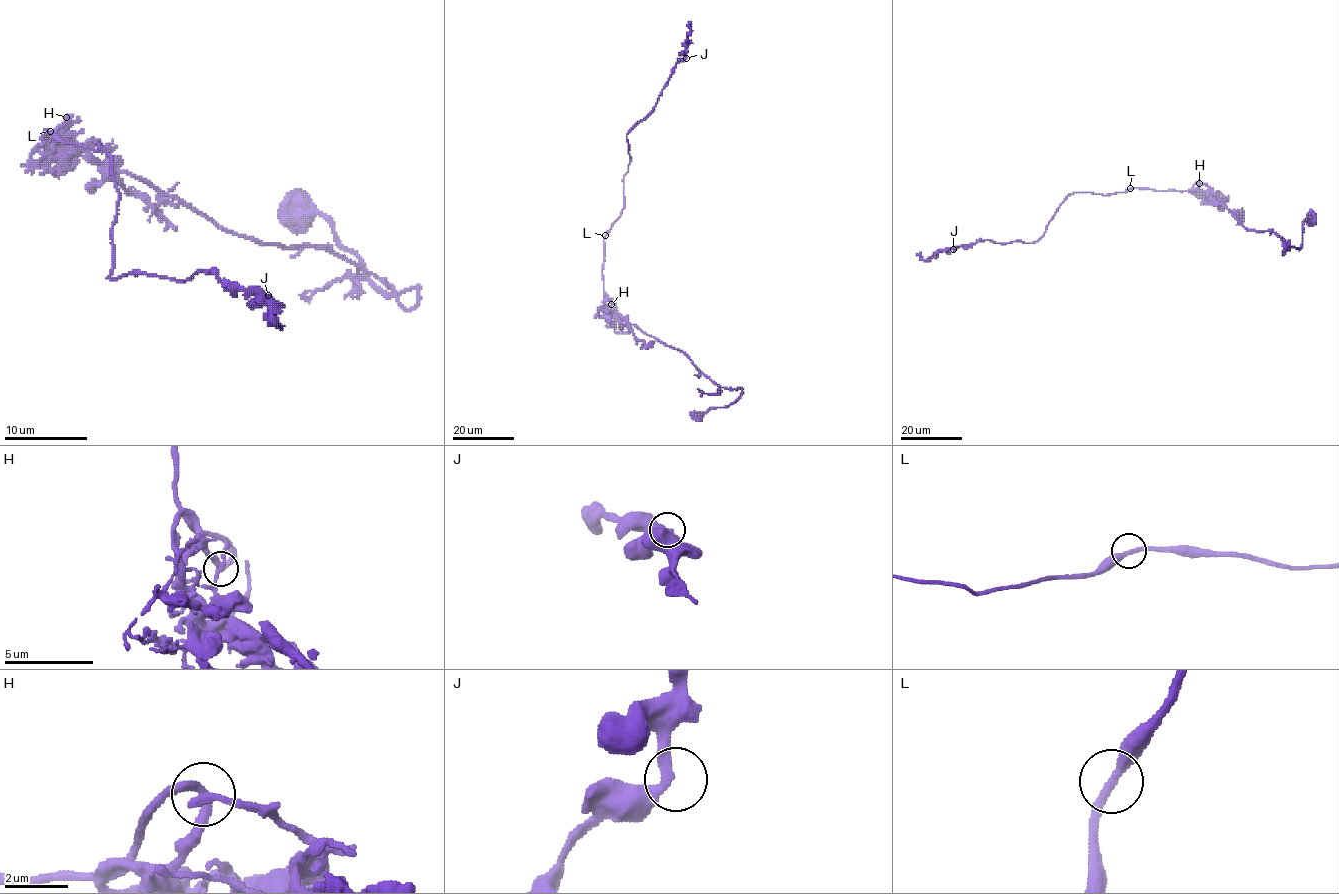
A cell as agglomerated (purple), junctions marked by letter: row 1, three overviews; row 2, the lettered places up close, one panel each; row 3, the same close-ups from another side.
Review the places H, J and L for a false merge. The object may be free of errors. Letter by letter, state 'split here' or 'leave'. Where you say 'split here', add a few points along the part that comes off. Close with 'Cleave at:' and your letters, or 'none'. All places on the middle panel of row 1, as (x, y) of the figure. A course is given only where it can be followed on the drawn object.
H: leave
J: leave
L: leave
Cleave at: none

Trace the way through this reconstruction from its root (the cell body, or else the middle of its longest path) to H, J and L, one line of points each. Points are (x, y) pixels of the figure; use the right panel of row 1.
H: (1311, 219), (1303, 223), (1302, 245), (1282, 254), (1276, 234), (1247, 229), (1207, 192), (1197, 192), (1199, 182)
J: (1311, 219), (1302, 245), (1282, 254), (1276, 234), (1247, 229), (1207, 192), (1080, 192), (1035, 242), (953, 249)
L: (1311, 219), (1303, 223), (1302, 245), (1282, 254), (1276, 234), (1247, 229), (1207, 192), (1130, 188)

